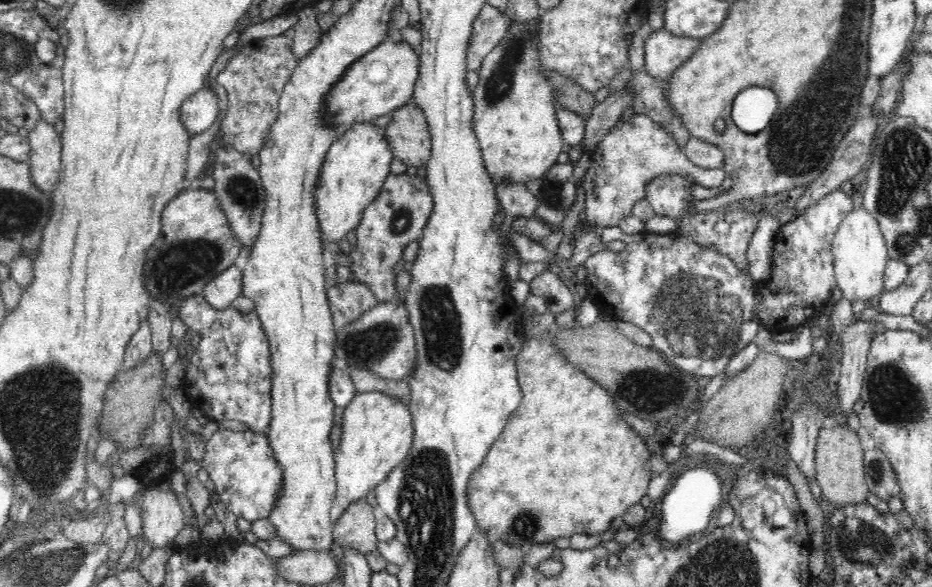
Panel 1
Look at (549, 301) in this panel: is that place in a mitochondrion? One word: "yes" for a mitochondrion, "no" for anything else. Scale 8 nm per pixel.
yes

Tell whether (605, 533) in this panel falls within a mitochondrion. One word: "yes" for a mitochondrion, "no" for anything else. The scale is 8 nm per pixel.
no

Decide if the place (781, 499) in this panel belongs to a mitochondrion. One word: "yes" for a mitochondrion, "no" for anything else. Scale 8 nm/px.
no

